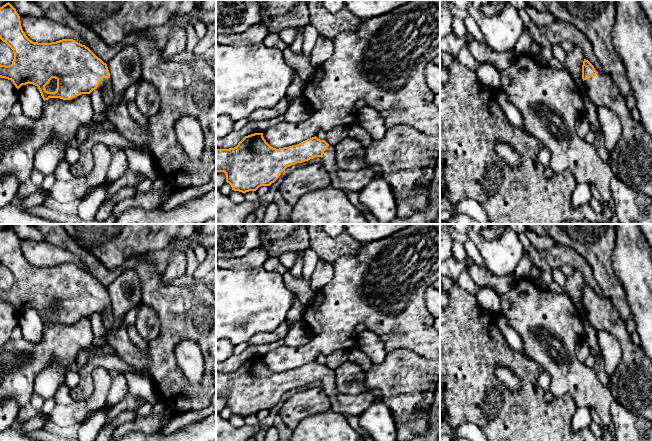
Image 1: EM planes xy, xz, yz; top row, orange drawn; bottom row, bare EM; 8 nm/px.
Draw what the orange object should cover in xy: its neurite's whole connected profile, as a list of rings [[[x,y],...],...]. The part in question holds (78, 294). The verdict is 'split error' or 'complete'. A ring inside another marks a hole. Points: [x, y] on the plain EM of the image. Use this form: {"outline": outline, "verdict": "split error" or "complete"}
{"outline": [[[9,226],[0,231],[0,263],[14,277],[11,289],[0,288],[0,301],[11,304],[17,313],[33,308],[44,325],[49,322],[71,324],[98,313],[105,328],[112,327],[112,307],[106,287],[73,263],[51,267],[31,265],[22,253],[19,238]],[[52,302],[57,304],[57,313],[48,316],[45,310]]], "verdict": "split error"}

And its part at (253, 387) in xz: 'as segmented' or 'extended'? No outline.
extended

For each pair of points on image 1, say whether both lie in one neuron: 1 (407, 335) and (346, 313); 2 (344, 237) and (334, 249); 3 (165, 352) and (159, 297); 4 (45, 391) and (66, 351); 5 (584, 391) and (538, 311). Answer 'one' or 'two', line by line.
1: one
2: one
3: one
4: two
5: one

